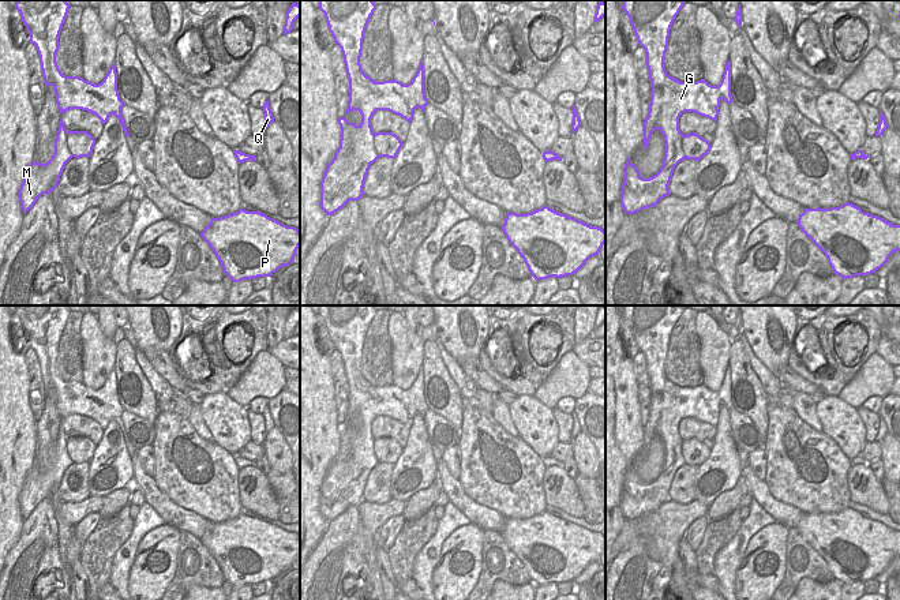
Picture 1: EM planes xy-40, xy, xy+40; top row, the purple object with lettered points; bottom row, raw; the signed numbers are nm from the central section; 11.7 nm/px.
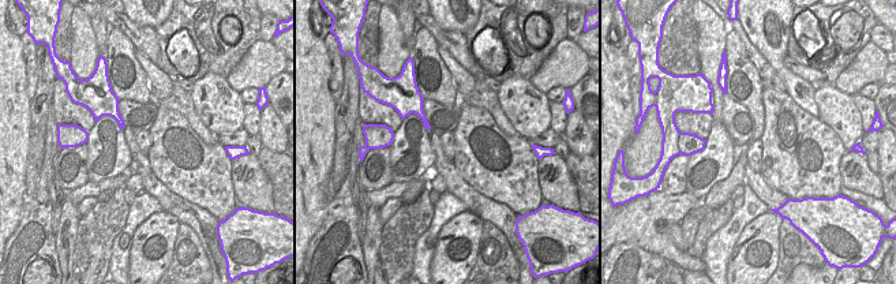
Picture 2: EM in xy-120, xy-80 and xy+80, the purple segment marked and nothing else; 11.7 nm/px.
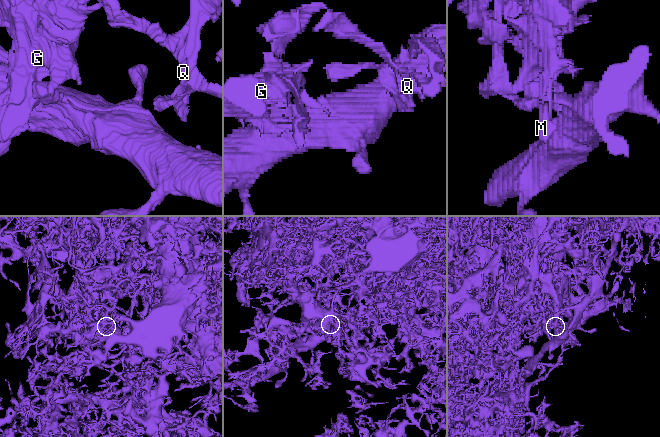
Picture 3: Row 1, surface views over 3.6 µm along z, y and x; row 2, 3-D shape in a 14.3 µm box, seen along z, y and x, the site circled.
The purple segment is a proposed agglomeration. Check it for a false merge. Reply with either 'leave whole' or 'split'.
split

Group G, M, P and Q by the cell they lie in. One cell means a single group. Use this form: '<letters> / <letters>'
G M Q / P

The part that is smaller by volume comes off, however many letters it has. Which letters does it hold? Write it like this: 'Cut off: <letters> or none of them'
Cut off: P.

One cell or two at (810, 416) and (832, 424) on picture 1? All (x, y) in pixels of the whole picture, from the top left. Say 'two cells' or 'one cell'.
two cells

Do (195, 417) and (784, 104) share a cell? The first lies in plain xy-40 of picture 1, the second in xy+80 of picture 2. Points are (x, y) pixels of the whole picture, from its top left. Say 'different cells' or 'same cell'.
different cells

